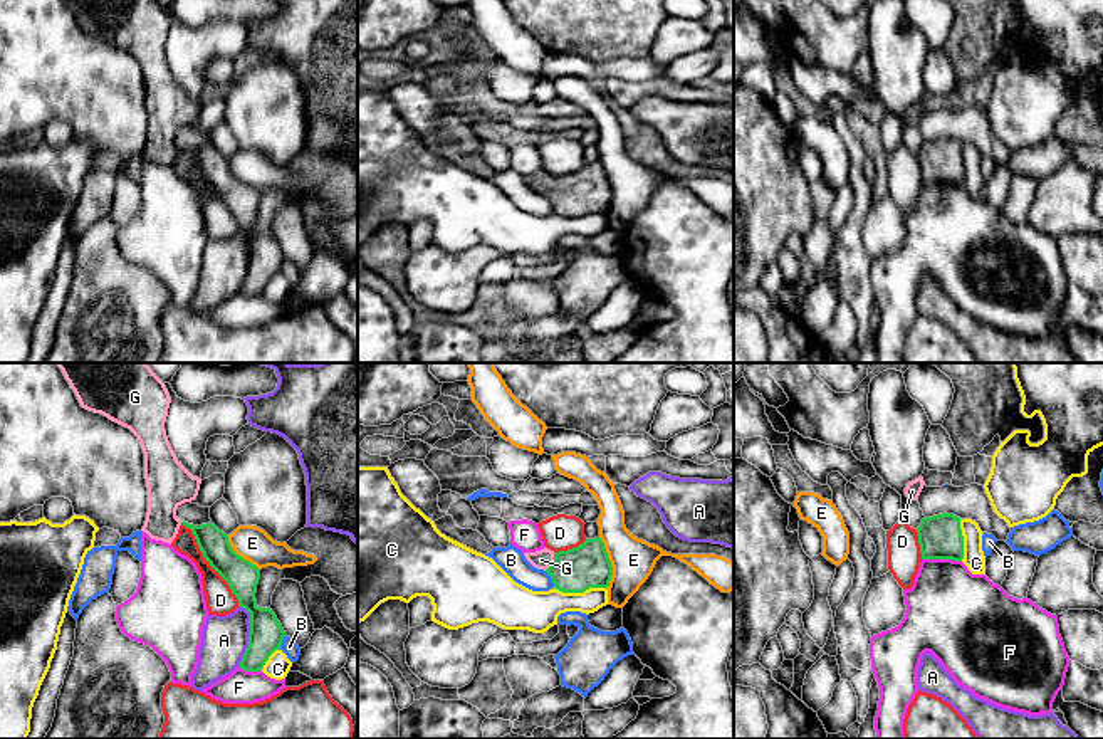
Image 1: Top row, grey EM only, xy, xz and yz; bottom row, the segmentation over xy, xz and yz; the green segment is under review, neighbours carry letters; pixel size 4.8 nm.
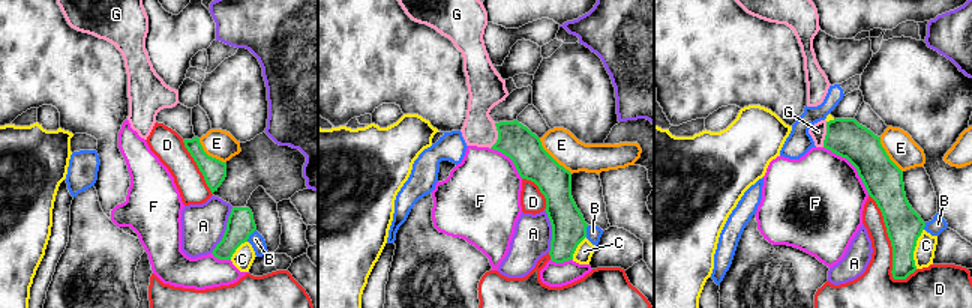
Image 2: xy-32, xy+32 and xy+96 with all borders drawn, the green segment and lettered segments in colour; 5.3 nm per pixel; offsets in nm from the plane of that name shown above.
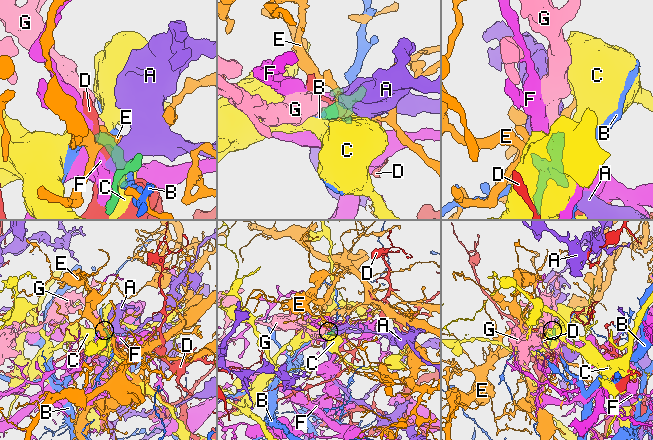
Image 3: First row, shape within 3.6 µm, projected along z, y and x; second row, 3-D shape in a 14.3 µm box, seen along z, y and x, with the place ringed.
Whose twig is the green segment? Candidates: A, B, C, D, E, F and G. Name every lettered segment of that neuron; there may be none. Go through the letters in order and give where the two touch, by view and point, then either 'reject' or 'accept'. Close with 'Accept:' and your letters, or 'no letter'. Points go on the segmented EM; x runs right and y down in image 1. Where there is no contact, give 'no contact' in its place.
A: xy (249, 635) | reject
B: xz (551, 578) | reject
C: xz (580, 592) | reject
D: xy (210, 565) | reject
E: xz (610, 563) | reject
F: yz (942, 558) | reject
G: xz (554, 561) | accept
Accept: G

